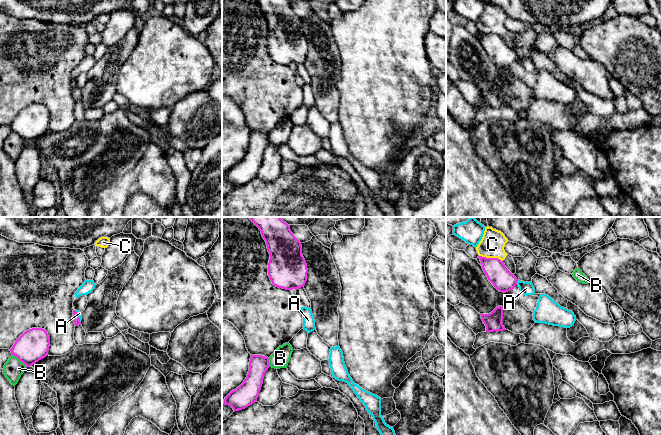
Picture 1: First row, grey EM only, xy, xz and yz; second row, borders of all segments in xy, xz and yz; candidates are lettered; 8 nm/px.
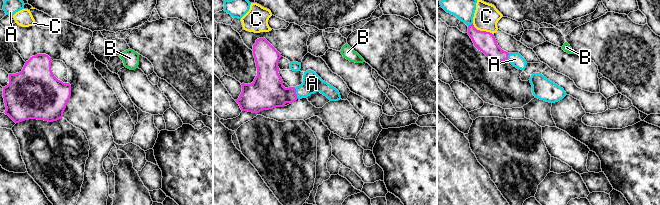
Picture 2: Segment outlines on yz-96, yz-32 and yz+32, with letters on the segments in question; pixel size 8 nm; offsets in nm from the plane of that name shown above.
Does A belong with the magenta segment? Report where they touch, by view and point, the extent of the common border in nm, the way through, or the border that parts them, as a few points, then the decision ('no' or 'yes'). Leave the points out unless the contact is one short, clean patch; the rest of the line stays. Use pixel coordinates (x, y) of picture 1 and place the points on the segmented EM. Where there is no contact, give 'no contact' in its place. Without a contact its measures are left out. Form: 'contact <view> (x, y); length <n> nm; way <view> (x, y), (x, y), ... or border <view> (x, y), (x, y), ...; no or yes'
contact yz (516, 282); length 40 nm; yes

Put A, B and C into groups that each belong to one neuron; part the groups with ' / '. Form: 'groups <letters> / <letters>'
groups A / B / C

